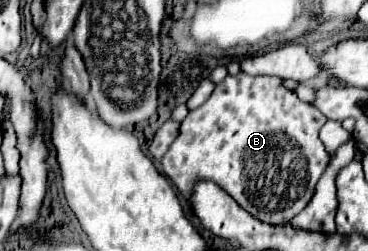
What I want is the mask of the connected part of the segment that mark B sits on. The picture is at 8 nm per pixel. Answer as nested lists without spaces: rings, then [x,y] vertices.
[[[239,73],[237,77],[229,75],[201,107],[181,121],[179,137],[161,159],[161,167],[185,201],[191,199],[191,189],[197,181],[213,181],[259,221],[285,225],[307,207],[317,181],[331,163],[331,155],[327,155],[327,149],[319,139],[319,129],[325,121],[325,115],[313,105],[303,103],[291,89],[285,89],[277,77],[251,77],[245,73]]]

